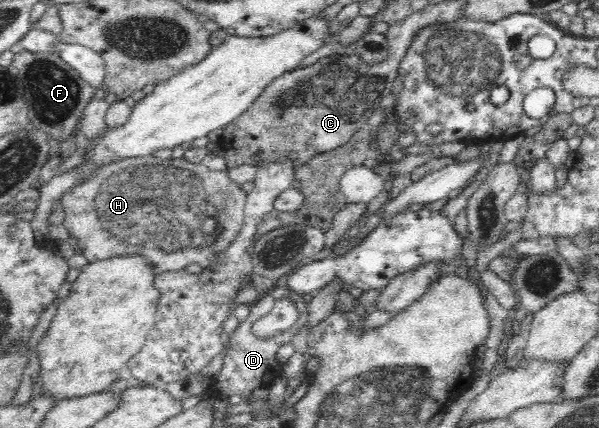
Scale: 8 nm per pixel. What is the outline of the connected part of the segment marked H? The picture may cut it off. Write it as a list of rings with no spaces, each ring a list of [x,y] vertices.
[[[137,156],[132,158],[123,158],[110,164],[102,165],[91,177],[76,183],[61,196],[62,210],[65,212],[63,225],[68,229],[72,237],[78,239],[80,252],[86,257],[89,263],[97,260],[106,260],[110,257],[122,255],[142,255],[146,256],[154,274],[160,274],[164,271],[182,270],[188,264],[196,263],[204,268],[210,263],[217,261],[217,256],[223,253],[236,240],[240,234],[241,226],[244,220],[246,191],[242,190],[242,184],[235,183],[228,176],[228,169],[223,171],[214,171],[206,167],[203,163],[188,162],[184,157],[175,159],[164,159],[148,156]]]

